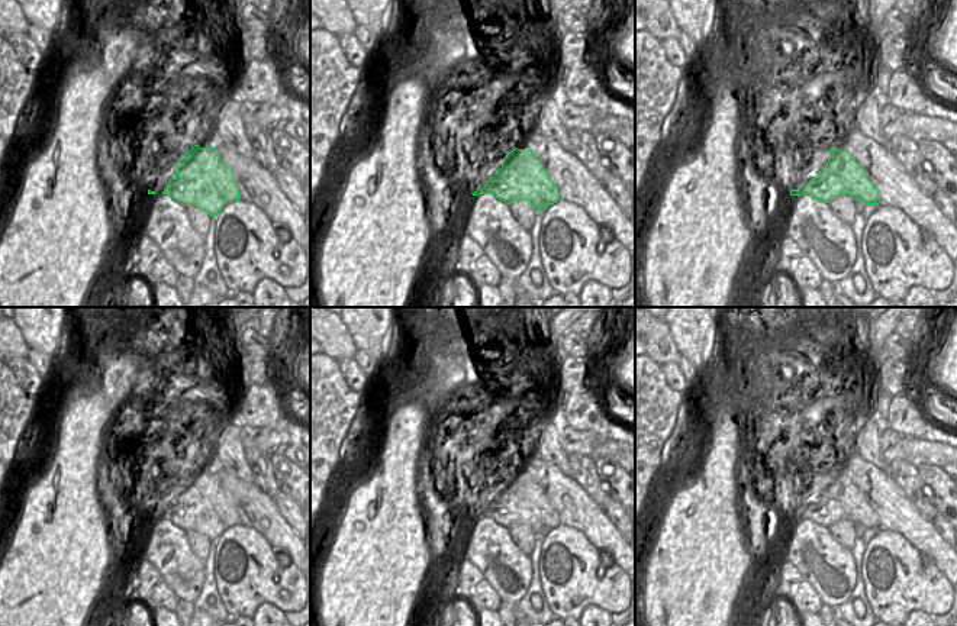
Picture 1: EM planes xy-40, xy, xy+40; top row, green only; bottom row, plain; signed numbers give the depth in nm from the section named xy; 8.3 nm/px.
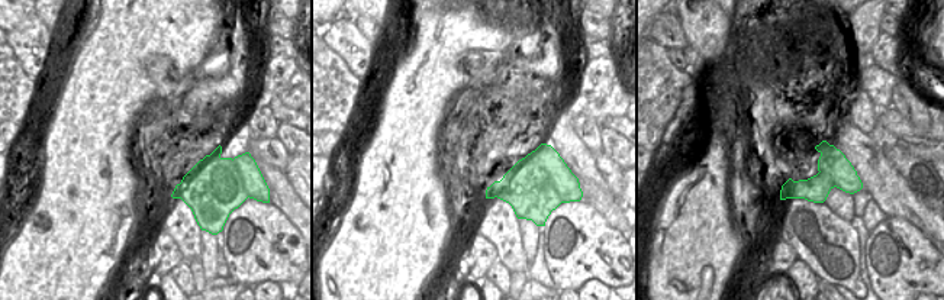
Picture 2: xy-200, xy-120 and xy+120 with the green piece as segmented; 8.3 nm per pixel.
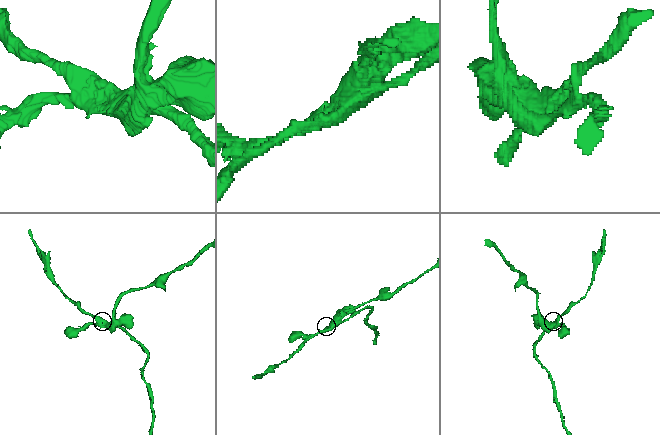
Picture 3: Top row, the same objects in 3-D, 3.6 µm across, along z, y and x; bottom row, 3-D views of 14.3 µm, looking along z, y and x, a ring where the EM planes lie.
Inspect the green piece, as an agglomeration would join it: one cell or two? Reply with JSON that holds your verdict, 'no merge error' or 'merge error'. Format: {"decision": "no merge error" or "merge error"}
{"decision": "merge error"}

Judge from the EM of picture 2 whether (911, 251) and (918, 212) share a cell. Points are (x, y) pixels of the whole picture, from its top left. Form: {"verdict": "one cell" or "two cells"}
{"verdict": "two cells"}

